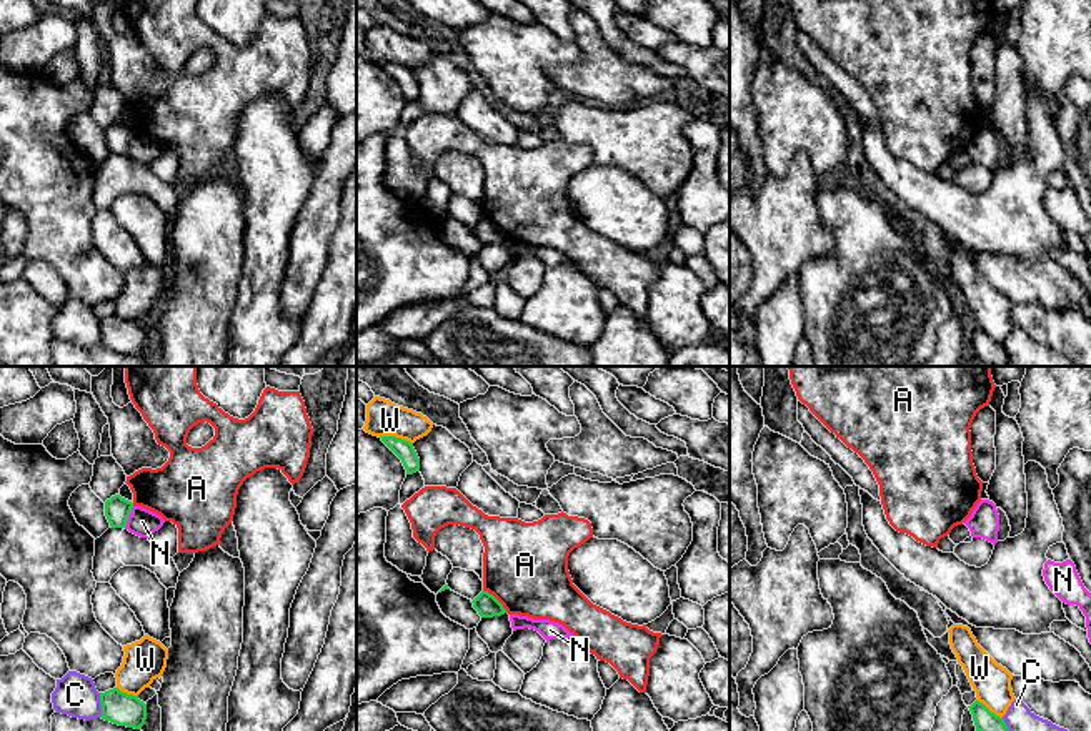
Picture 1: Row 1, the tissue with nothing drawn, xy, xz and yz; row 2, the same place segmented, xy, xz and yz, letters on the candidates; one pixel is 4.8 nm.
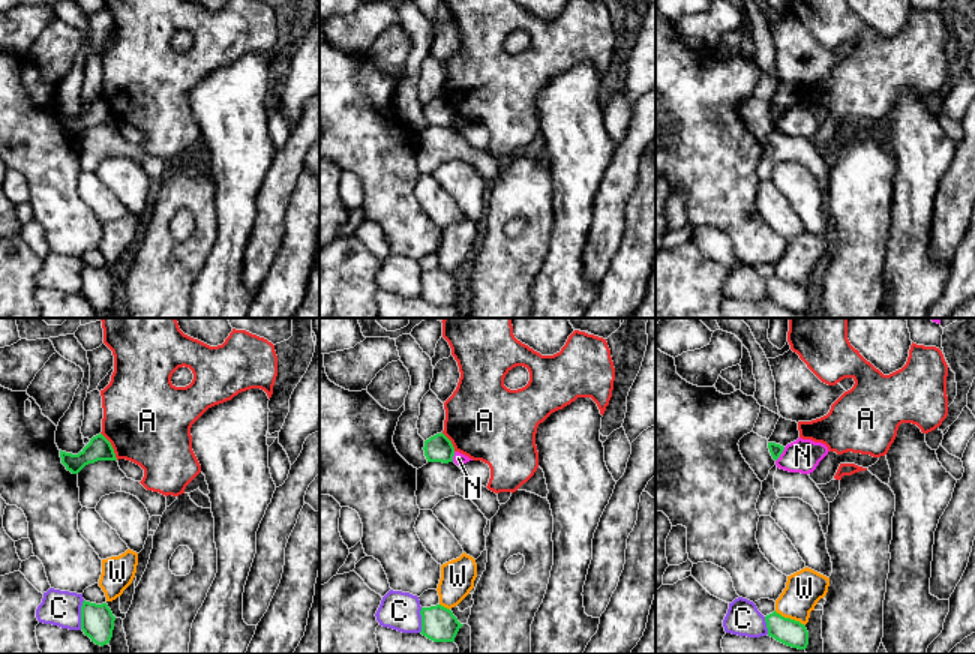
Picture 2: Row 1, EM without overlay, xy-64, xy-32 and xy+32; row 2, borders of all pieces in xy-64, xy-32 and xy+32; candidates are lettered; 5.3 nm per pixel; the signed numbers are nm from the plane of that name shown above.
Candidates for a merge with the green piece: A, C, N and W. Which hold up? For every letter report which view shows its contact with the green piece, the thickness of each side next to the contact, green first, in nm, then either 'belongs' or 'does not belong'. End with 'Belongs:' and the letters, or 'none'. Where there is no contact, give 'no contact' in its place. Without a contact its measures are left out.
A: meets green in xz; 110 nm thick on the green side, 420 nm on the other; does not belong
C: meets green in xy; 160 nm thick on the green side, 200 nm on the other; does not belong
N: meets green in xy; 130 nm thick on the green side, 140 nm on the other; does not belong
W: meets green in xz; 90 nm thick on the green side, 180 nm on the other; does not belong
Belongs: none

